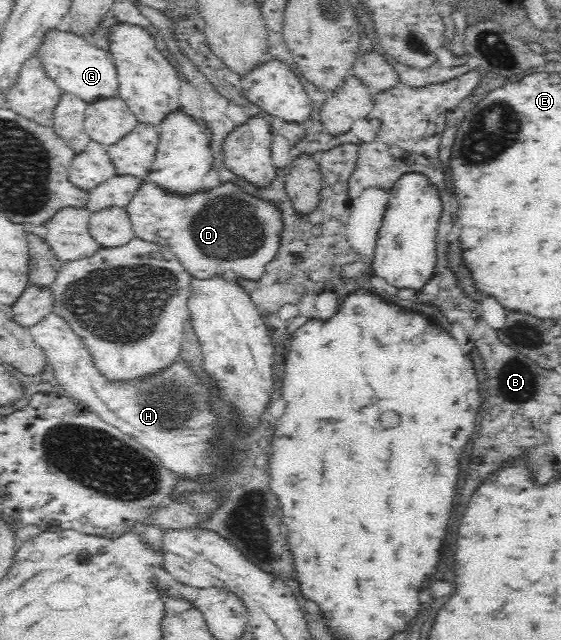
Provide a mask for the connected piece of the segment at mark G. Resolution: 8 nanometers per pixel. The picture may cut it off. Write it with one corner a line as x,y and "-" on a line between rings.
54,28
43,33
41,44
38,52
42,52
40,60
47,76
54,80
62,92
72,93
86,103
117,96
117,72
112,62
113,57
108,56
108,52
86,44
80,35

